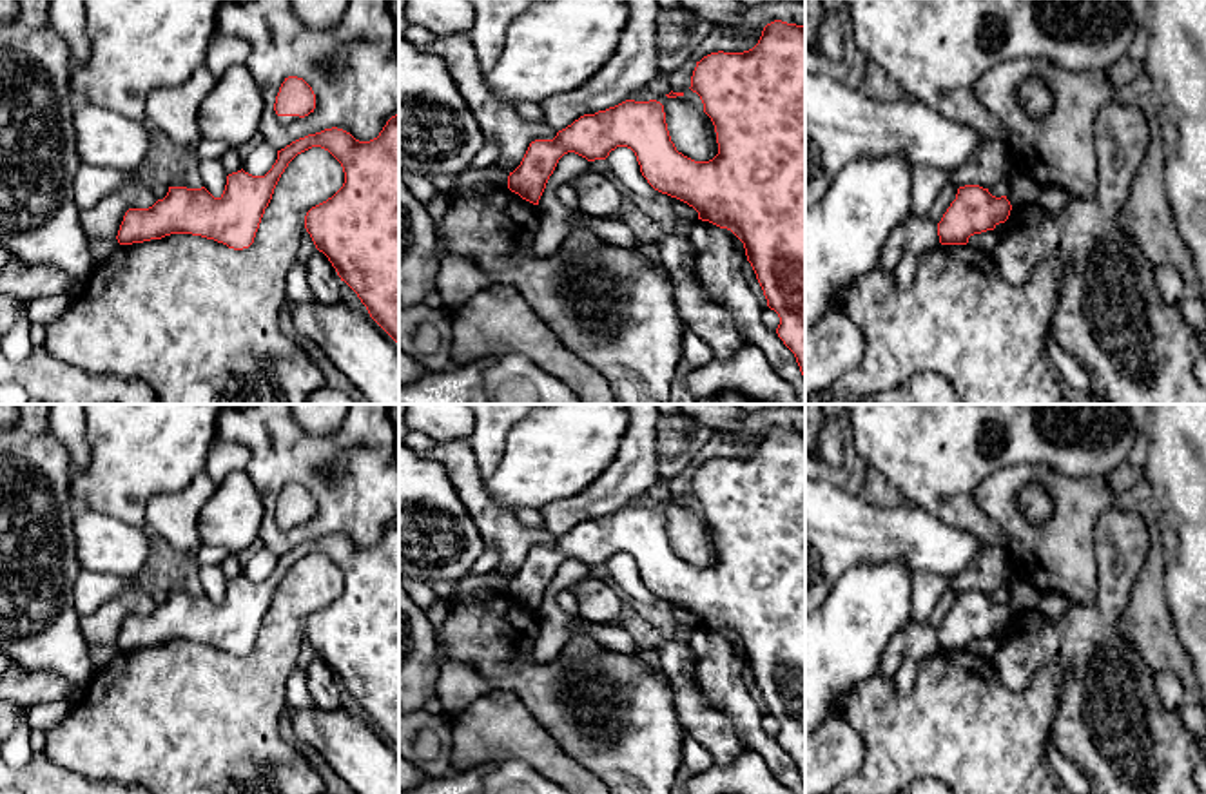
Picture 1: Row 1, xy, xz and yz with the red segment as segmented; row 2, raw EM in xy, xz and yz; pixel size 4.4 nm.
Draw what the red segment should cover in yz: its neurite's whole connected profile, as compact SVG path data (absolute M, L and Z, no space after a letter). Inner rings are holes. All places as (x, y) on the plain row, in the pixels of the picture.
M979 591L959 593L956 605L938 629L939 649L967 651L970 642L1005 629L1010 616L1012 611L1007 602L996 604Z

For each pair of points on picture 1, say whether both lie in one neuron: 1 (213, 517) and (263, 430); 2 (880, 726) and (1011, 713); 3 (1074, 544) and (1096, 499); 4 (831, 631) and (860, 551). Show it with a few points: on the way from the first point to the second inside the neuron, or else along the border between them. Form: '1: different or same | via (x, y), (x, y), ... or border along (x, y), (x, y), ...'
1: different | border along (243, 472), (254, 486), (263, 510)
2: same | via (913, 726), (978, 726)
3: same | via (1074, 533), (1074, 521), (1085, 510)
4: different | border along (896, 561), (851, 566), (826, 597)

